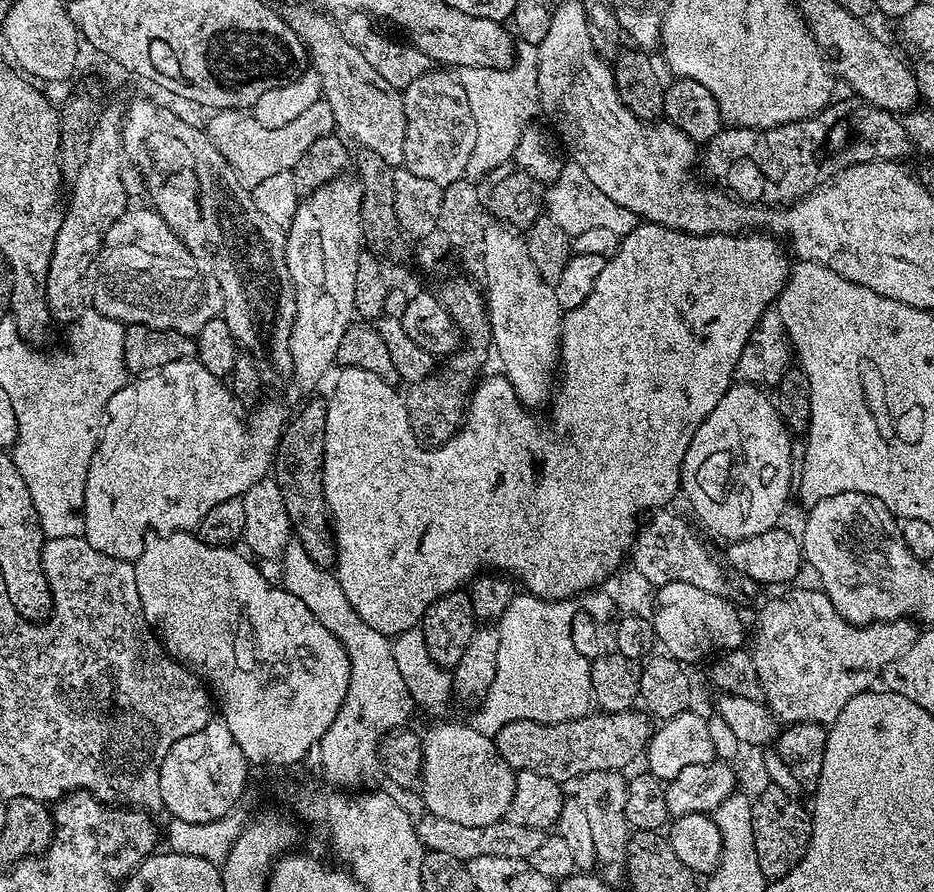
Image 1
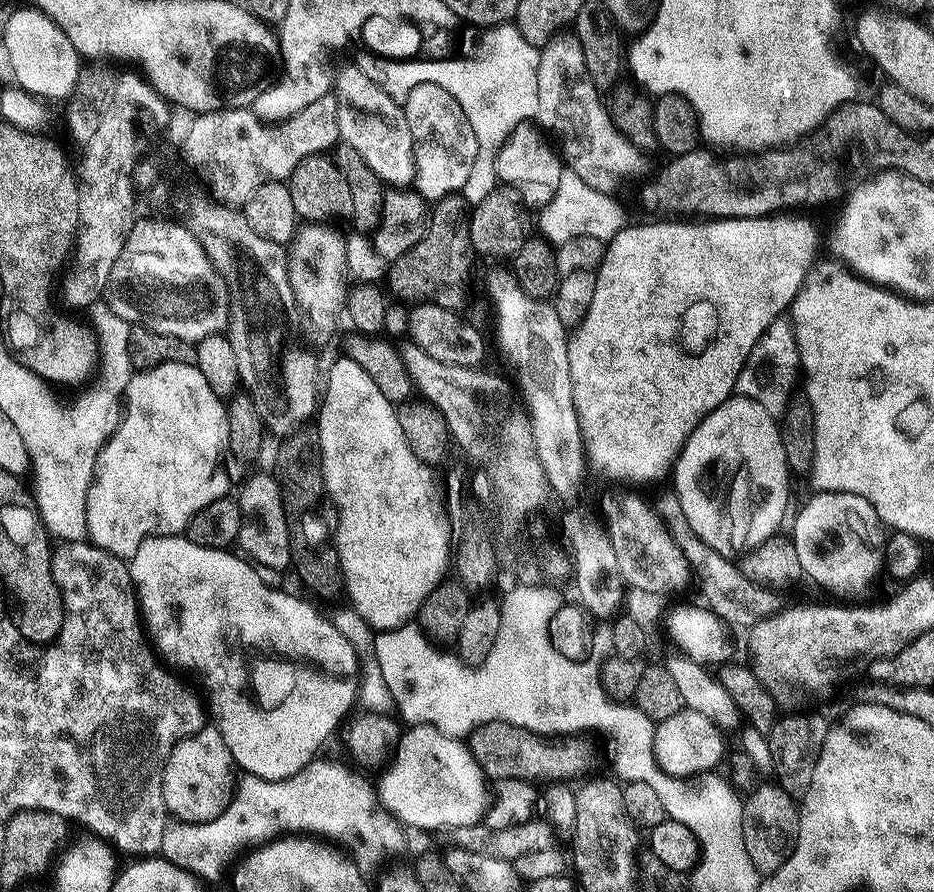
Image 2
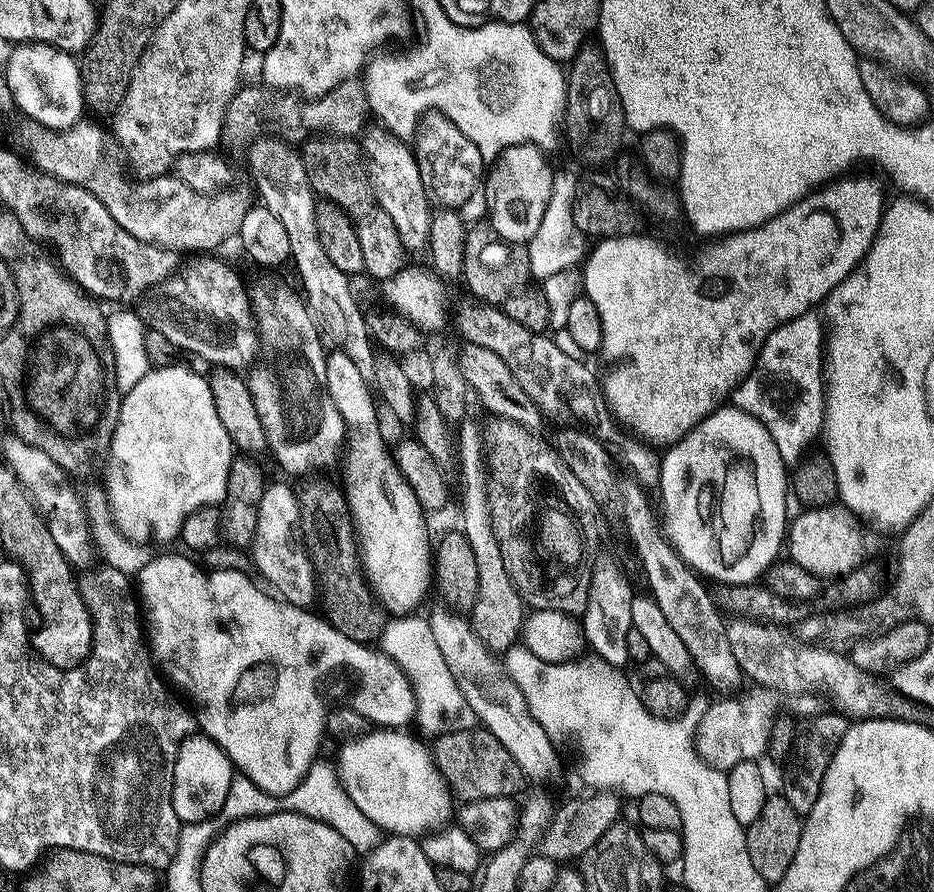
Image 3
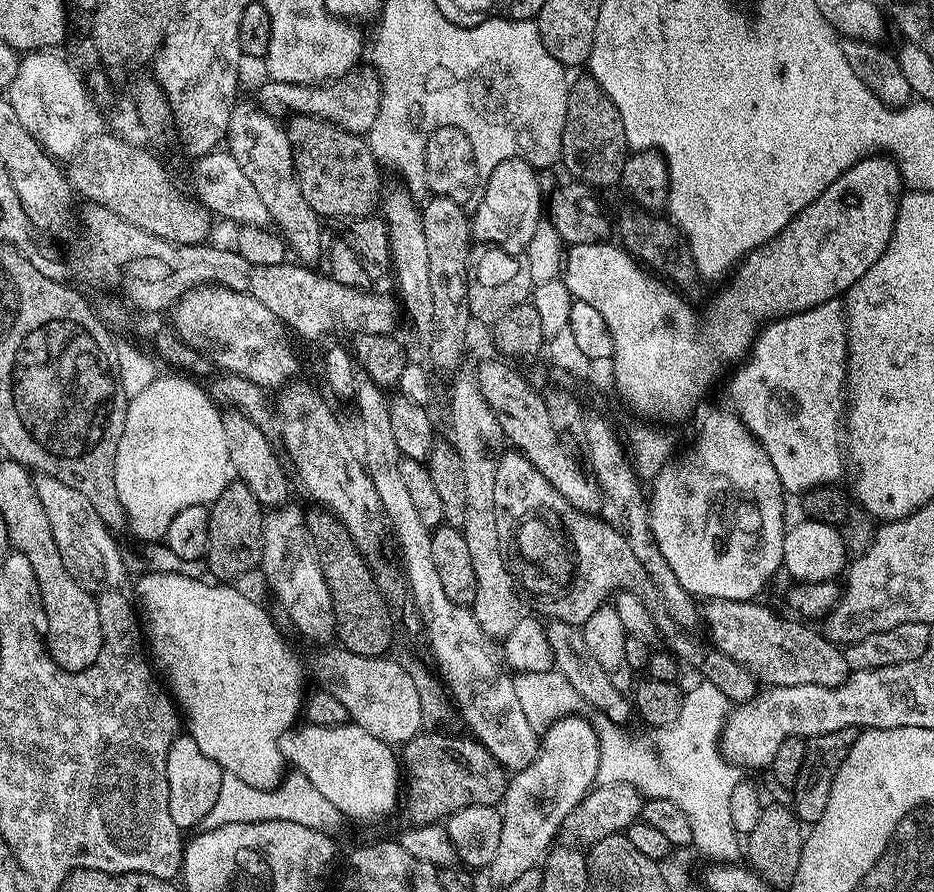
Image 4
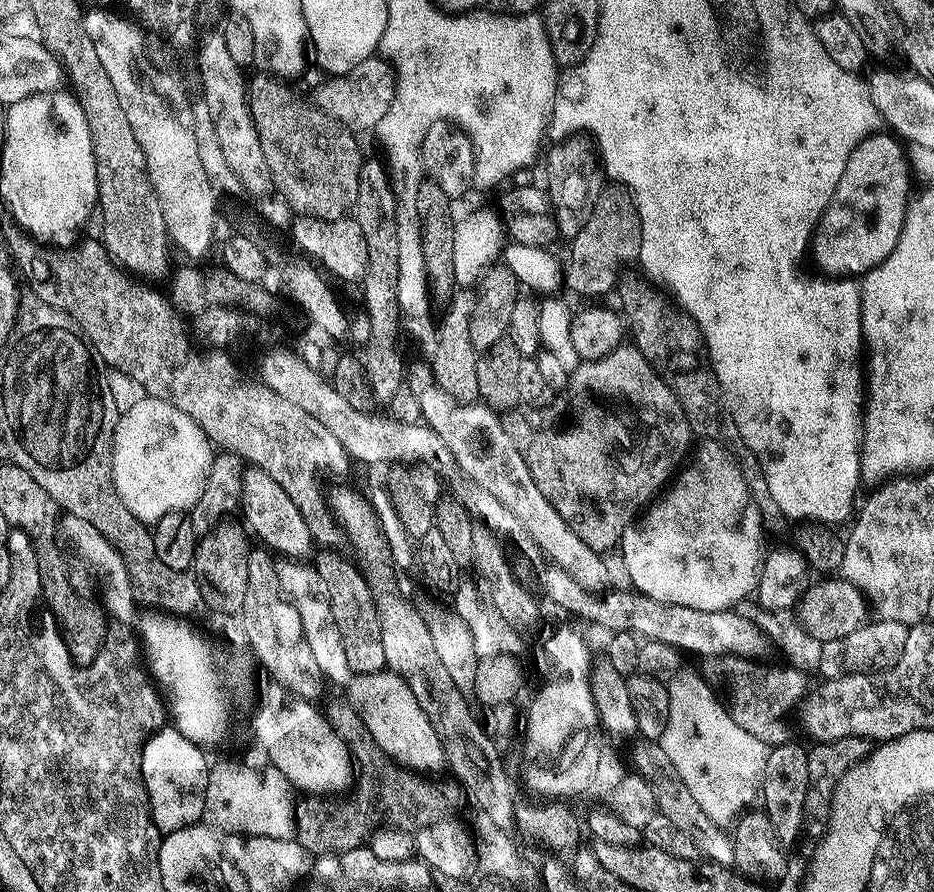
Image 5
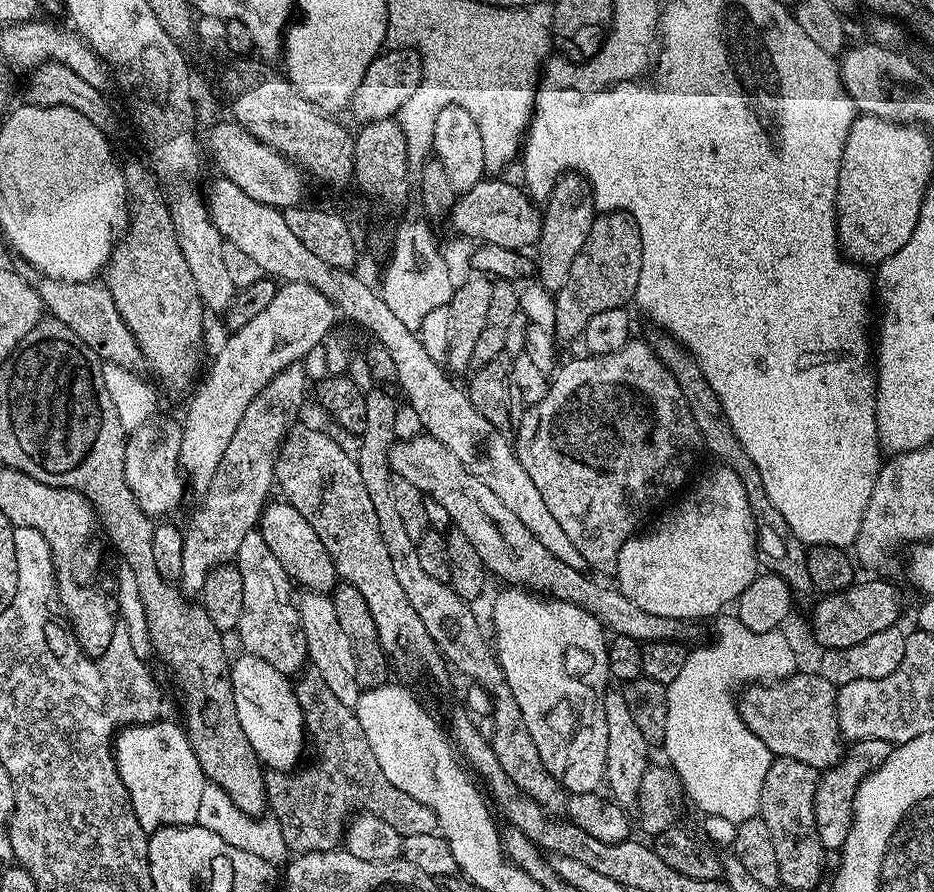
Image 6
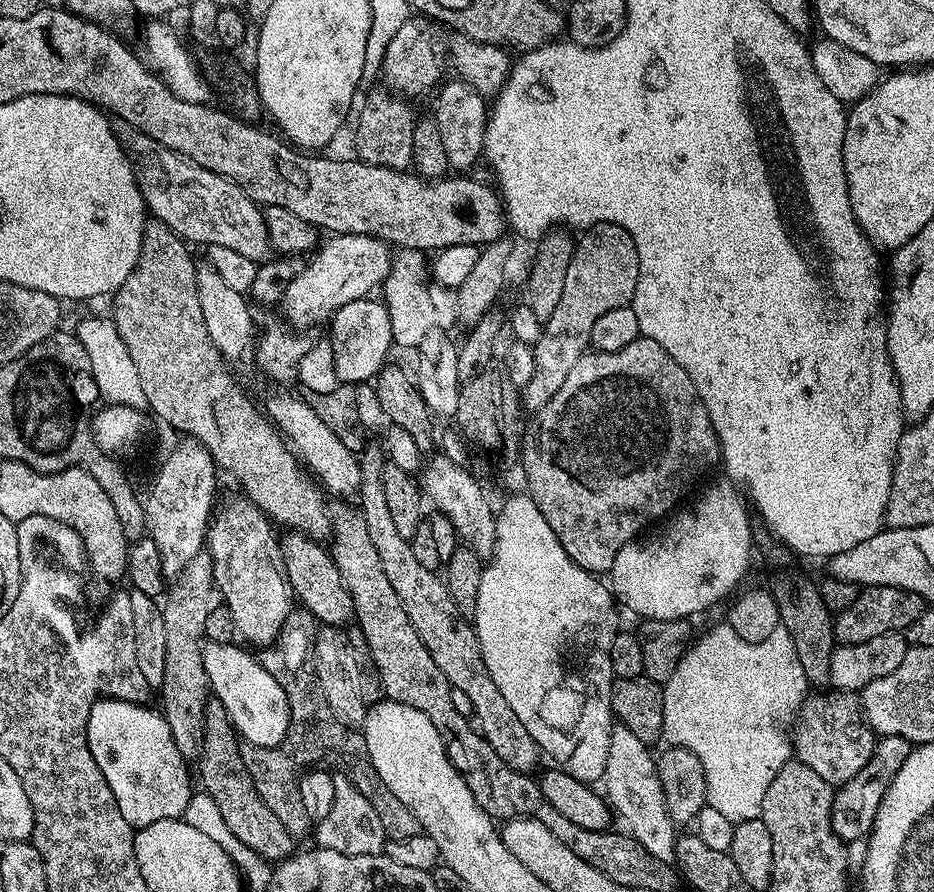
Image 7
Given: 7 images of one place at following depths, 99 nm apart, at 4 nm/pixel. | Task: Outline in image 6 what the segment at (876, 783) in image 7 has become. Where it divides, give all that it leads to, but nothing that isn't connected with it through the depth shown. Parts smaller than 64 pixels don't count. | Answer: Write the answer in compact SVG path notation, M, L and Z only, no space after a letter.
M858 740L855 741L840 757L833 768L823 769L822 775L816 781L816 794L814 800L814 822L818 826L818 838L826 850L839 850L846 842L846 834L850 834L852 825L852 803L856 797L858 786L886 758L890 758L893 745L884 740Z

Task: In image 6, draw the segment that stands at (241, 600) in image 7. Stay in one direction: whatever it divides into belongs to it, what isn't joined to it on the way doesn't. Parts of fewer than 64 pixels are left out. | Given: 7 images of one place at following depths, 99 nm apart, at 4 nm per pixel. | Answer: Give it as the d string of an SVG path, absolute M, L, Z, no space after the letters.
M253 529L242 540L234 557L234 566L242 580L242 614L236 634L249 655L269 662L280 673L292 676L298 668L307 663L308 647L301 631L300 614L297 605L288 598L290 581L278 558L271 553L270 546L262 538L259 529Z

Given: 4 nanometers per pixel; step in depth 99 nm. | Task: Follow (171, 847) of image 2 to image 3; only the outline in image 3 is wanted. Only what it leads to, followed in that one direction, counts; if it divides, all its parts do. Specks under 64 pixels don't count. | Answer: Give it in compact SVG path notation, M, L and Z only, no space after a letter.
M319 764L309 768L304 783L298 785L293 792L289 792L283 800L279 796L269 796L254 782L250 782L250 778L239 774L233 775L230 794L226 794L226 802L219 814L210 820L202 821L204 828L191 828L188 824L188 832L182 832L184 840L178 840L180 860L176 860L176 868L184 868L184 856L202 856L200 848L206 848L204 840L215 840L228 825L235 824L238 820L247 820L250 816L269 816L271 812L277 811L281 804L289 812L300 812L304 816L328 824L334 830L350 828L350 822L354 822L354 818L360 818L364 812L358 810L358 806L354 806L350 794L344 789L344 783L334 771L333 765L331 768L328 764Z

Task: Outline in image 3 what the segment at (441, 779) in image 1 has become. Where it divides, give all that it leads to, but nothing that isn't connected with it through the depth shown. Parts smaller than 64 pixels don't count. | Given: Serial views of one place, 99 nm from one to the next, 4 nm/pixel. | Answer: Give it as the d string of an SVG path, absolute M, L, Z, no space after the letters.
M372 730L367 735L349 740L340 748L342 750L338 775L354 806L358 806L358 810L362 810L366 818L370 818L370 822L374 822L385 833L393 836L420 838L433 830L443 829L451 821L448 820L451 816L453 819L454 796L433 759L429 745L415 740L406 731L408 730Z

